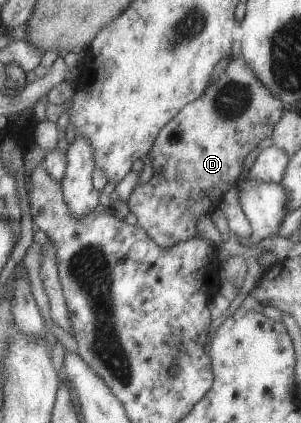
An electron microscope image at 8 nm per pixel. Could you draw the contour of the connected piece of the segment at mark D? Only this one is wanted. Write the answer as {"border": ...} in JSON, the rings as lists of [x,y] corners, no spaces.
{"border":[[[241,56],[231,59],[226,68],[217,74],[217,78],[203,89],[202,95],[193,100],[193,102],[183,106],[183,108],[181,108],[181,110],[179,110],[179,112],[177,112],[177,114],[175,114],[175,116],[173,116],[173,118],[171,118],[157,133],[148,152],[152,166],[151,178],[149,178],[147,182],[135,186],[133,190],[131,190],[131,194],[129,194],[126,202],[131,214],[135,215],[136,224],[139,225],[139,228],[144,230],[145,234],[161,248],[169,248],[169,246],[173,246],[173,244],[185,242],[185,240],[189,240],[189,238],[193,238],[193,236],[198,236],[197,228],[195,228],[195,220],[197,220],[201,214],[210,214],[220,204],[223,193],[236,185],[237,180],[243,176],[245,171],[243,167],[245,156],[247,156],[247,154],[251,152],[251,148],[255,148],[263,138],[272,135],[273,127],[276,122],[279,121],[279,118],[281,118],[284,110],[285,108],[282,102],[270,96],[269,90],[266,90],[265,86],[257,80],[257,76],[249,70],[247,62],[245,62]]]}

